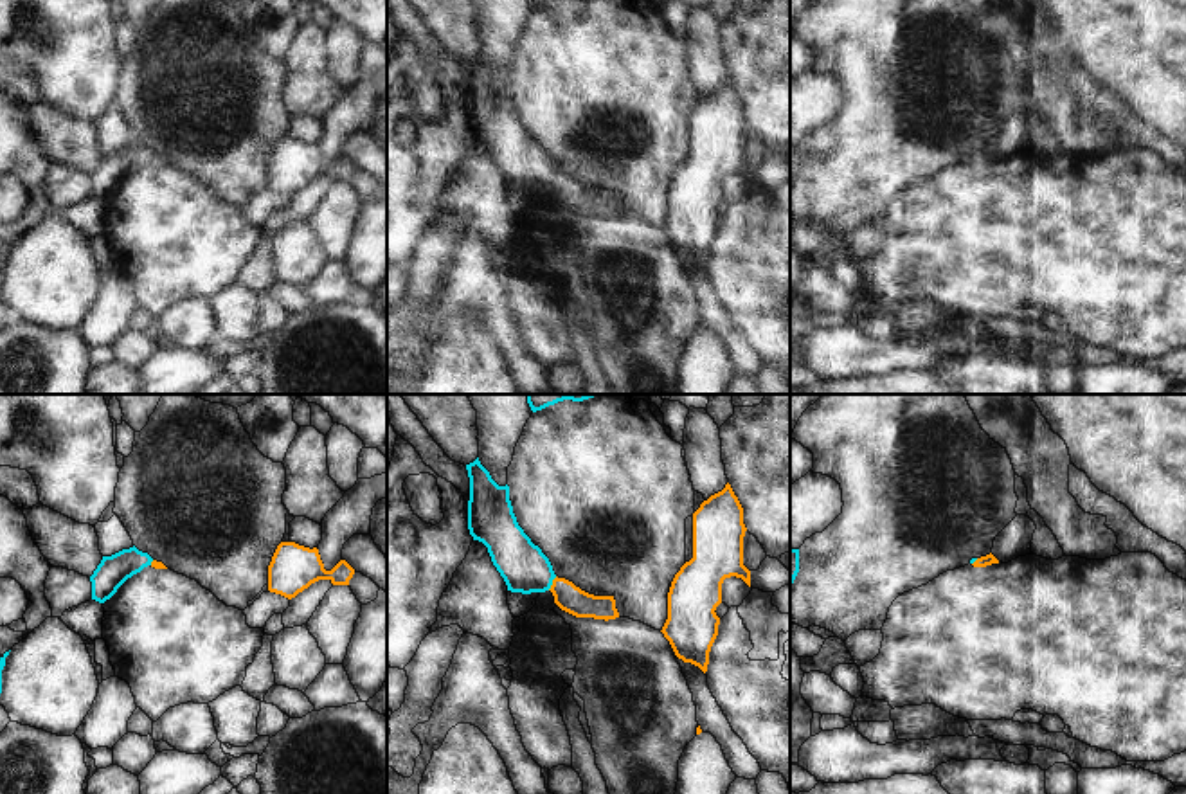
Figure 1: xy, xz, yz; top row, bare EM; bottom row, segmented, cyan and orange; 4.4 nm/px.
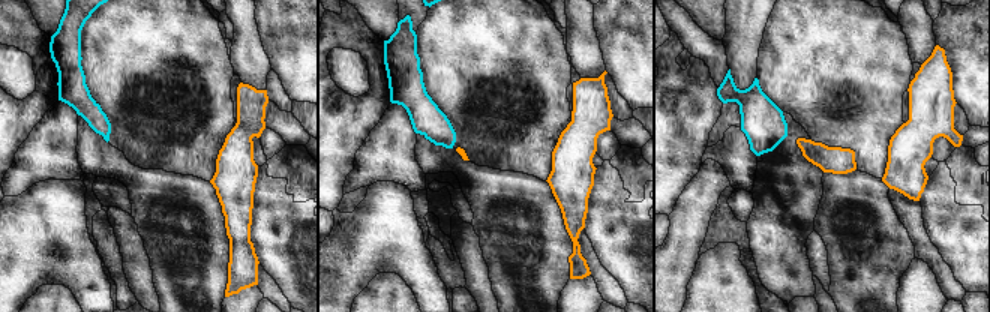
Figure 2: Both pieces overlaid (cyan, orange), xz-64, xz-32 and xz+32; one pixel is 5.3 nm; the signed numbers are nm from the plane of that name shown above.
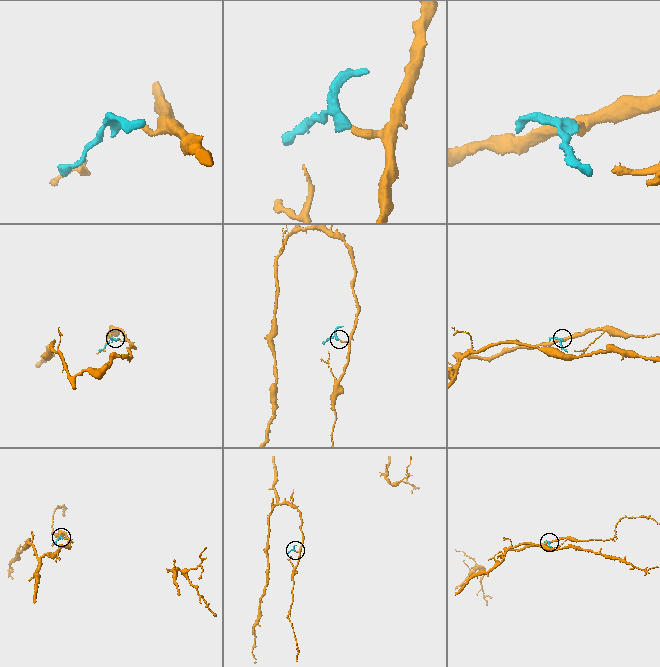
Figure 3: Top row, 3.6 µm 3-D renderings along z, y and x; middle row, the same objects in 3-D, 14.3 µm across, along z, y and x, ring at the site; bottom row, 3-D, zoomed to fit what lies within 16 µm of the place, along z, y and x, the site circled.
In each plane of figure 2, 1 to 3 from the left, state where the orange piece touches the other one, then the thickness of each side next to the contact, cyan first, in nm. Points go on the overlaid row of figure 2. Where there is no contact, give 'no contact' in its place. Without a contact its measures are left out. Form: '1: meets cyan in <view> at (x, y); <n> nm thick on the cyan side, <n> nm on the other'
1: no contact
2: no contact
3: no contact

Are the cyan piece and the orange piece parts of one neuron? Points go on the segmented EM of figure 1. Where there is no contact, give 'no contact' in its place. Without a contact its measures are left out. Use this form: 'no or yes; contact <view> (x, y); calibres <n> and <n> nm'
yes; contact xz (551, 584); calibres 220 and 120 nm

